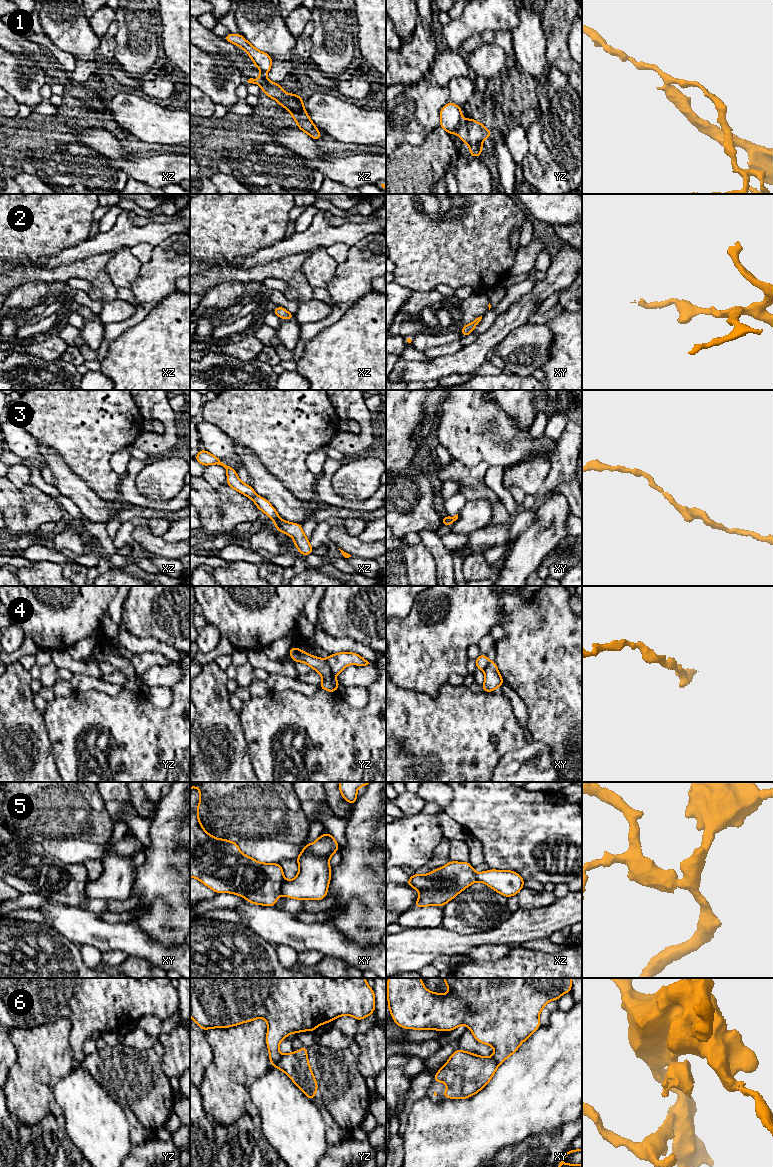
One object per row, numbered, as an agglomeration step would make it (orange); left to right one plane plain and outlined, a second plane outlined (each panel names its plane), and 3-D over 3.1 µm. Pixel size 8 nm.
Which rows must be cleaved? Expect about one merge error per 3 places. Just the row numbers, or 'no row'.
1, 4, 5, 6

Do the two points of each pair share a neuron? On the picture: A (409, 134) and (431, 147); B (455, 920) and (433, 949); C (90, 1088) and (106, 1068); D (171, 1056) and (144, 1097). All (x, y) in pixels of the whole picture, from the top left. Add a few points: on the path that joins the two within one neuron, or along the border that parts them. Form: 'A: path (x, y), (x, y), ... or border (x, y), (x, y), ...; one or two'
A: border (439, 125), (421, 145), (400, 145); two
B: border (441, 925), (460, 934), (470, 934); two
C: border (77, 1067), (85, 1069), (112, 1098); two
D: border (162, 1045), (163, 1059), (161, 1069), (169, 1079); two

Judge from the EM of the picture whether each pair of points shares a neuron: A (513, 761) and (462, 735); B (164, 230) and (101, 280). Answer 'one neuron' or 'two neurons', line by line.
A: two neurons
B: two neurons

